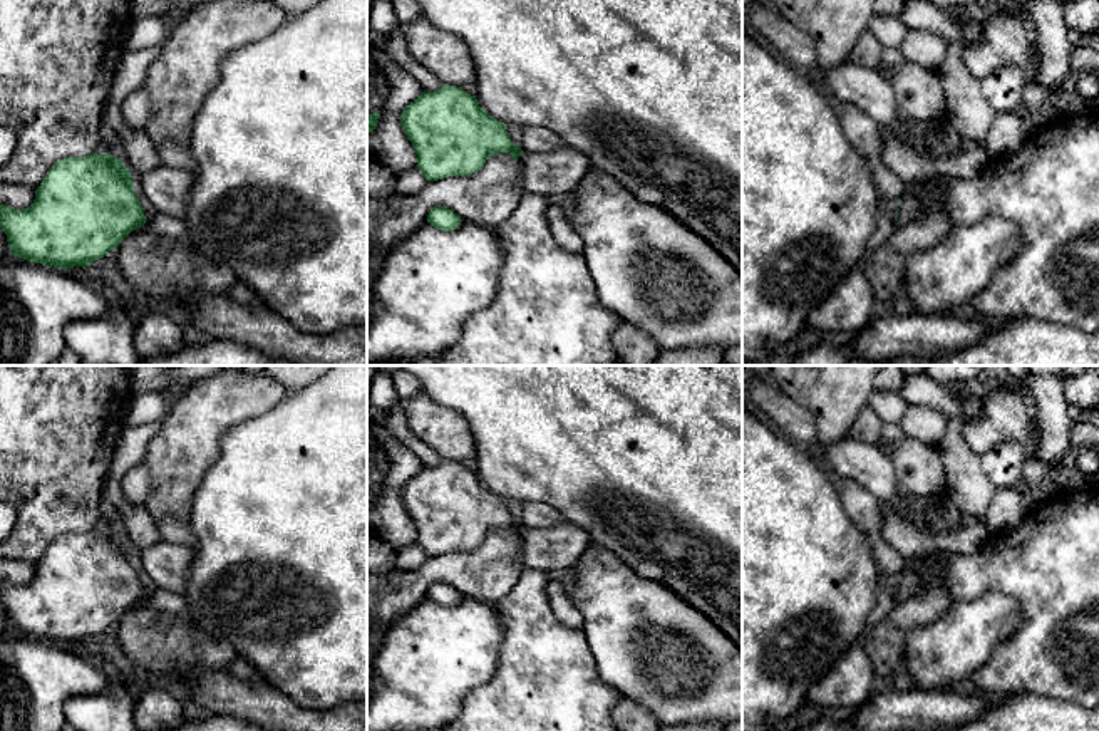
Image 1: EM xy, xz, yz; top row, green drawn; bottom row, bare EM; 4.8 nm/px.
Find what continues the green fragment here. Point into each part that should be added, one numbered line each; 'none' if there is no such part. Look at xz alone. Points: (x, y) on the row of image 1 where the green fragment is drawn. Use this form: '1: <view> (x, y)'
1: xz (560, 171)

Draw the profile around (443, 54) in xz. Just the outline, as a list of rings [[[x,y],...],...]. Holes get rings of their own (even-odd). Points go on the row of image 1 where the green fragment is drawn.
[[[424,17],[404,25],[404,35],[412,59],[444,86],[476,82],[474,62],[462,39],[436,29]]]

